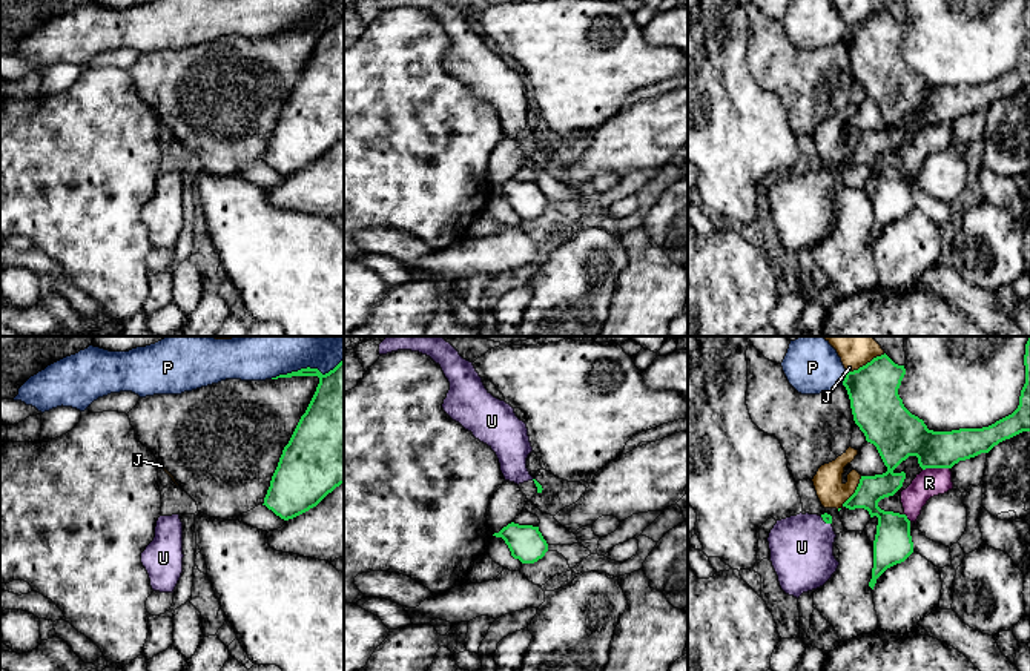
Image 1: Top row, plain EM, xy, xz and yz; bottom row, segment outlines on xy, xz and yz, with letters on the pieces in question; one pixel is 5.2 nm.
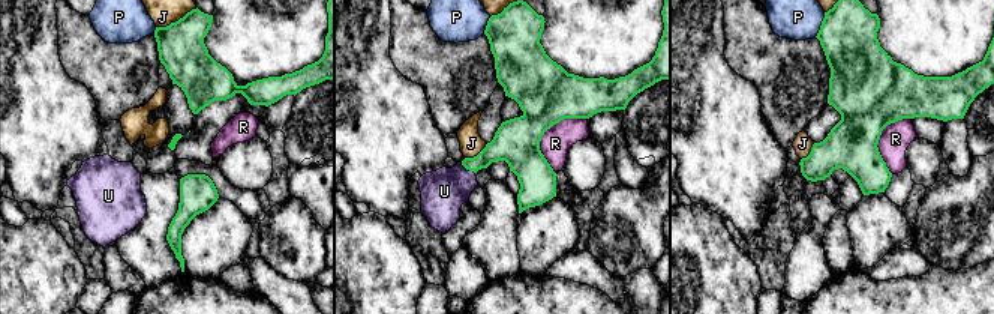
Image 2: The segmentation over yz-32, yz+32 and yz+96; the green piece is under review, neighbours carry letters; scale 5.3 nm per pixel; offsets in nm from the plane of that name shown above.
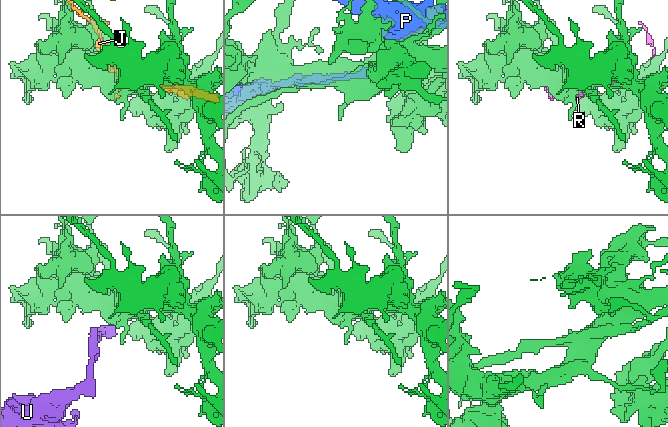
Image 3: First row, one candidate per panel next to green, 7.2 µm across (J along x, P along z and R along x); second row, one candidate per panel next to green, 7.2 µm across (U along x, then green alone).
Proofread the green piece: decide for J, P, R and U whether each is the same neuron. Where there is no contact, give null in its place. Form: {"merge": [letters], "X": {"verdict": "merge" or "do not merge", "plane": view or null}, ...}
{"merge": ["U"], "J": {"verdict": "do not merge", "plane": "yz"}, "P": {"verdict": "do not merge", "plane": "xy"}, "R": {"verdict": "do not merge", "plane": "yz"}, "U": {"verdict": "merge", "plane": "yz"}}

